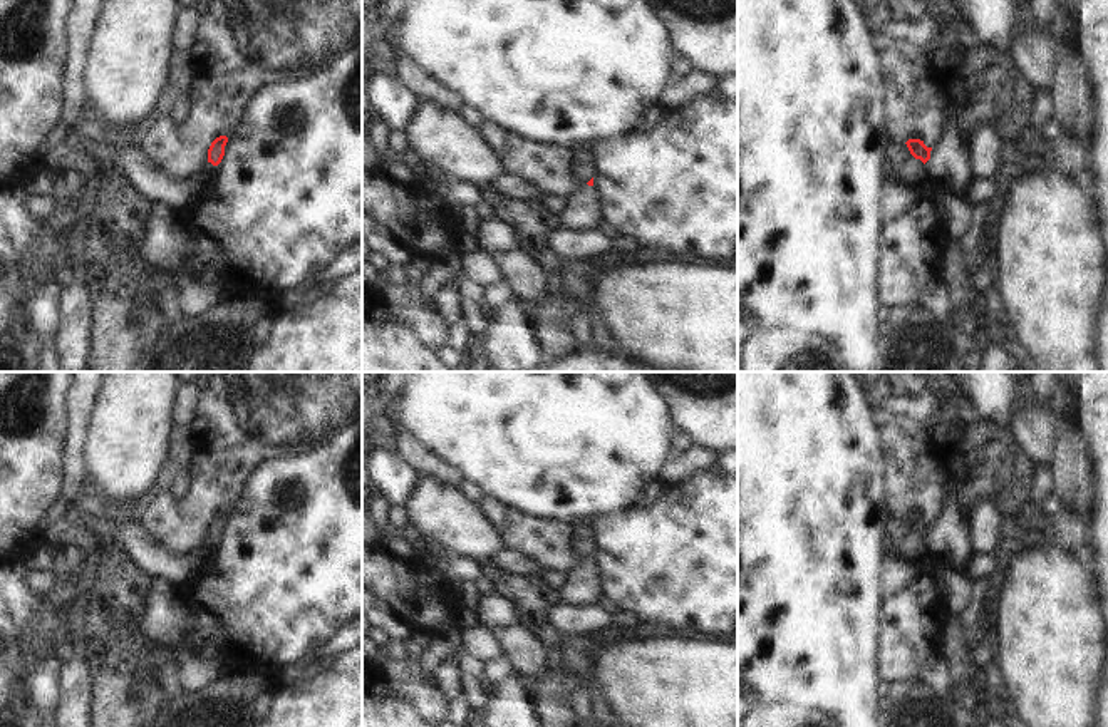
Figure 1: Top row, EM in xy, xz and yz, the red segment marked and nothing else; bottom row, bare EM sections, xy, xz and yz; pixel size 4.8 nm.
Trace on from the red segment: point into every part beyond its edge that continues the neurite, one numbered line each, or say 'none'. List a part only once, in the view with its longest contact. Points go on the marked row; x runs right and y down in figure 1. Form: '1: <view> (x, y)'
1: yz (949, 164)

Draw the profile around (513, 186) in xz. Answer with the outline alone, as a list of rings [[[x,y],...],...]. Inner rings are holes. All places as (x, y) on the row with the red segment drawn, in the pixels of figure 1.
[[[505,173],[489,186],[511,199],[540,199],[540,191],[513,173]]]

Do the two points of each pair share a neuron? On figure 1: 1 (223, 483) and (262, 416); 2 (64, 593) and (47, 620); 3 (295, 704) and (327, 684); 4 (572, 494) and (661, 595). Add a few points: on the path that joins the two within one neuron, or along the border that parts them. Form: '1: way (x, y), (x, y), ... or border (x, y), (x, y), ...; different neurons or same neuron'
1: way (223, 466), (225, 451), (245, 431); same neuron
2: way (57, 600), (54, 613); same neuron
3: way (304, 704), (319, 692); same neuron
4: border (609, 511), (594, 516); different neurons

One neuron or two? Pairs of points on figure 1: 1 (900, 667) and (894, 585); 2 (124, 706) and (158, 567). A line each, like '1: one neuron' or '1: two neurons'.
1: one neuron
2: two neurons

